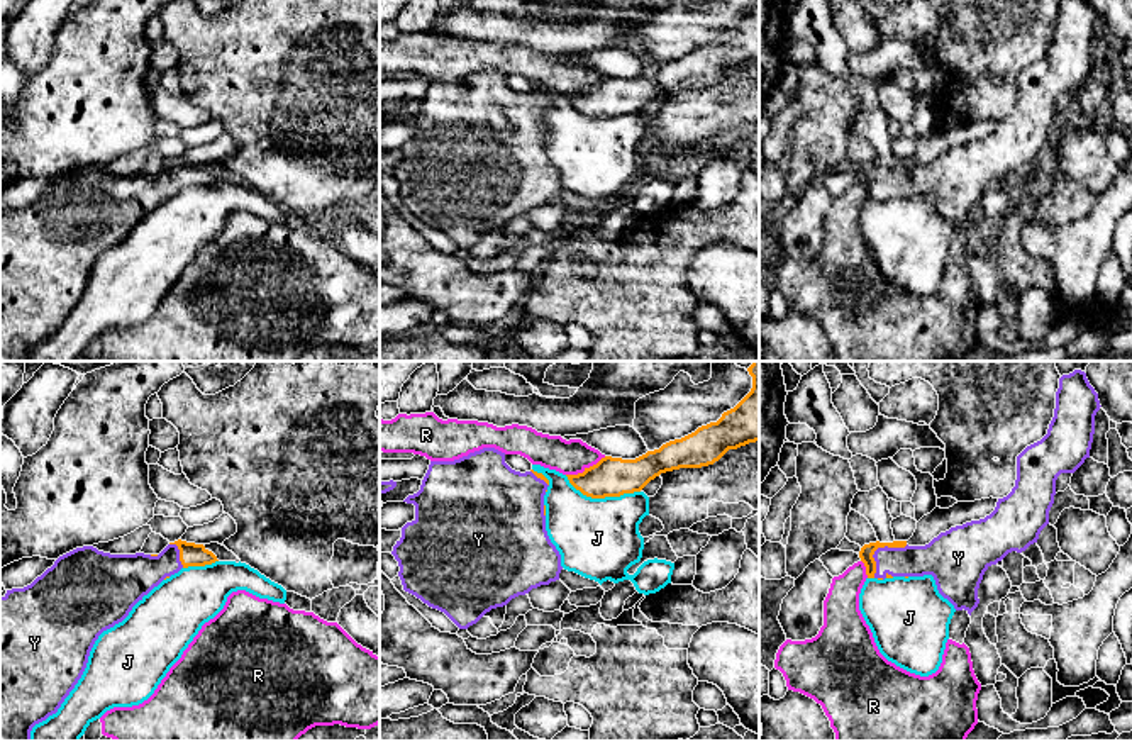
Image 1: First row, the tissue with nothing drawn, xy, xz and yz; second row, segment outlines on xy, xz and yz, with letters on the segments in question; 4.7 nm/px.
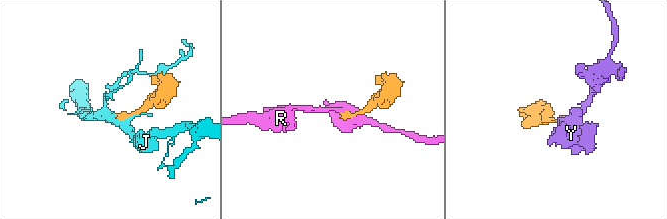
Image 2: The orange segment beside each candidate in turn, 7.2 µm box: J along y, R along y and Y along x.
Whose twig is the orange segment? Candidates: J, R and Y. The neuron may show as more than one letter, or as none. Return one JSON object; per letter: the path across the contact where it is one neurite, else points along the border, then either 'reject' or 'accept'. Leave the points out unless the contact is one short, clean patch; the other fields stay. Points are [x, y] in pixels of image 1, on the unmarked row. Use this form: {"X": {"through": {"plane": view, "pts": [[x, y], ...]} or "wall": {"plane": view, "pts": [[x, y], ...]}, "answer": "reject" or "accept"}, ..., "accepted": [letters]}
{"J": {"answer": "reject"}, "R": {"answer": "reject"}, "Y": {"through": {"plane": "yz", "pts": [[866, 172], [878, 167], [890, 178], [912, 180]]}, "answer": "accept"}, "accepted": ["Y"]}

